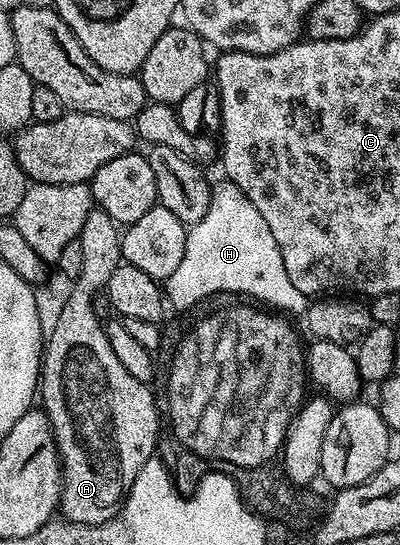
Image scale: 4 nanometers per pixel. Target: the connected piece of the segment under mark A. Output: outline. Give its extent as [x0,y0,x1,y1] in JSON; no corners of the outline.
[39,209,157,525]

